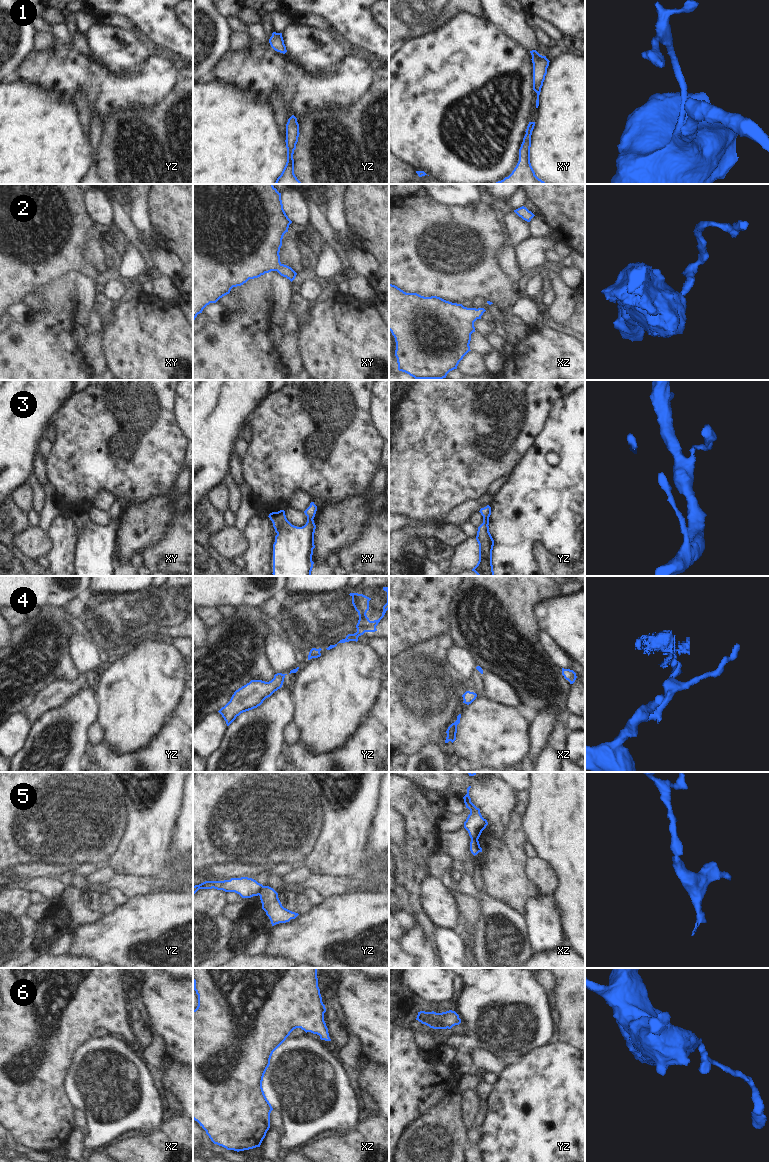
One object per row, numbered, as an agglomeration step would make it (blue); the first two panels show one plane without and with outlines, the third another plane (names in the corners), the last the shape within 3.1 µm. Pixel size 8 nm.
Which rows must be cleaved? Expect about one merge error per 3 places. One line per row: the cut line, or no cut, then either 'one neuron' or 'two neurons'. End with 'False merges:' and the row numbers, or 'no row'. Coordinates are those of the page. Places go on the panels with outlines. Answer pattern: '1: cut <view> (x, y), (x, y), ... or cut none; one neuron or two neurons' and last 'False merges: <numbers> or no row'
1: cut none; one neuron
2: cut none; one neuron
3: cut none; one neuron
4: cut yz (317, 649), (319, 652); two neurons
5: cut yz (264, 886), (258, 894); two neurons
6: cut none; one neuron
False merges: 4, 5

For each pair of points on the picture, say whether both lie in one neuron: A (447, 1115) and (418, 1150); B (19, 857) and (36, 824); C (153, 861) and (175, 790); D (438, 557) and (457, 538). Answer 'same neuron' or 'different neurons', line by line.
A: same neuron
B: same neuron
C: same neuron
D: different neurons

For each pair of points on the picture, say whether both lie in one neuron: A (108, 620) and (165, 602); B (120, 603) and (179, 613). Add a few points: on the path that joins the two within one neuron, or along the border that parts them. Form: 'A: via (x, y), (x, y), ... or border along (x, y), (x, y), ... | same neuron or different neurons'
A: via (122, 620), (151, 614) | same neuron
B: via (135, 613), (164, 613) | same neuron

